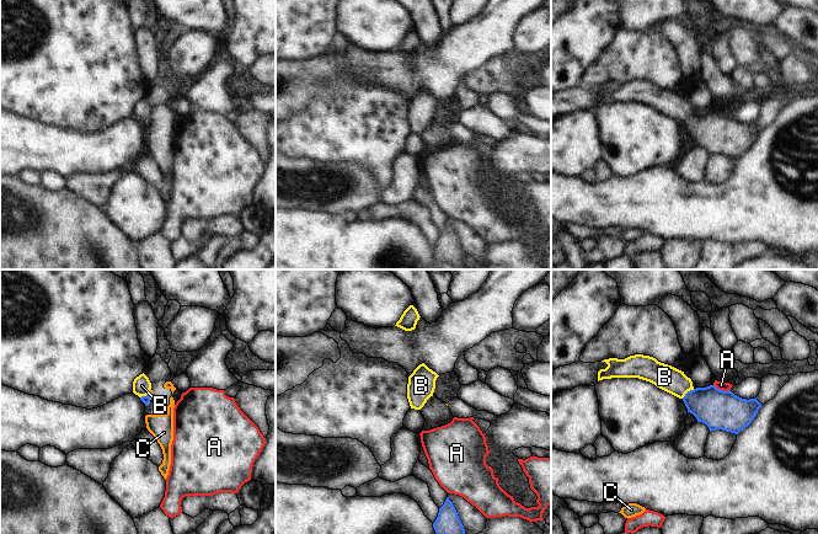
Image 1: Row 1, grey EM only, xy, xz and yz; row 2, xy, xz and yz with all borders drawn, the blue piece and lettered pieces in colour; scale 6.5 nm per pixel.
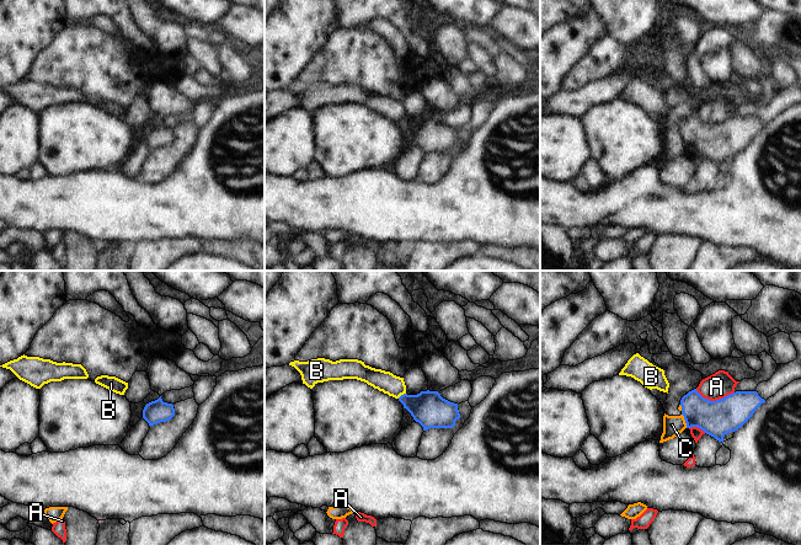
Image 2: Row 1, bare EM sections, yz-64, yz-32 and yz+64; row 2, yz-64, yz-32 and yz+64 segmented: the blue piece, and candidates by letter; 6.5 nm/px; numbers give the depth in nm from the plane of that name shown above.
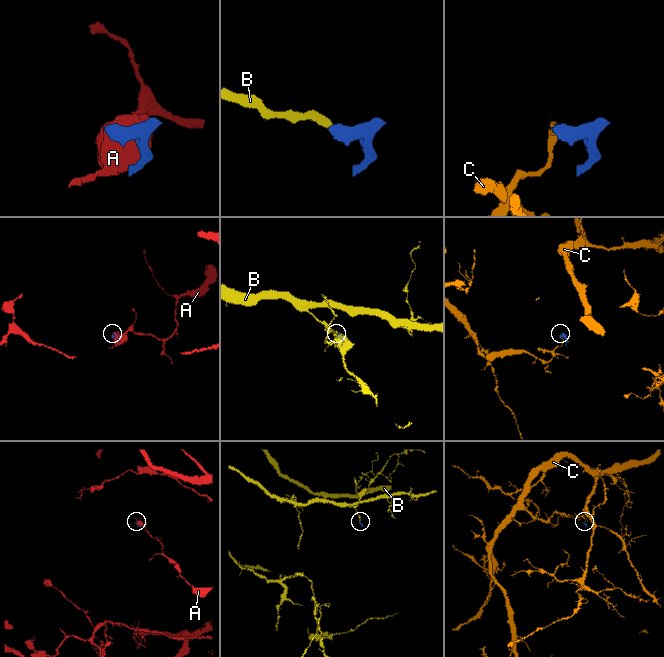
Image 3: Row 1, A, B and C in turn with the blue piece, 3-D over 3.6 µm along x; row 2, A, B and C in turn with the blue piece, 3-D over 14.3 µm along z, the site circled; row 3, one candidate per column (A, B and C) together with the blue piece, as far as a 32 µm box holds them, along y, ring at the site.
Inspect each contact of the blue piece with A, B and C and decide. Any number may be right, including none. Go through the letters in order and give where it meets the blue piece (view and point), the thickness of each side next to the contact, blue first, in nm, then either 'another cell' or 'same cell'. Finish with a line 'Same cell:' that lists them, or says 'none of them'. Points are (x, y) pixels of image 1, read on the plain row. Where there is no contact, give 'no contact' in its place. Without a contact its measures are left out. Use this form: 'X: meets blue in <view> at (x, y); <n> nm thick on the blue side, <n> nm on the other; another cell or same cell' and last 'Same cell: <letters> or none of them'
A: meets blue in yz at (722, 115); 260 nm thick on the blue side, 60 nm on the other; another cell
B: meets blue in yz at (688, 116); 260 nm thick on the blue side, 160 nm on the other; same cell
C: meets blue in xy at (149, 122); 50 nm thick on the blue side, 20 nm on the other; another cell
Same cell: B

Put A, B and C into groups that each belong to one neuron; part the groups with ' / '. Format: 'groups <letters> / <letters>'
groups A / B / C

